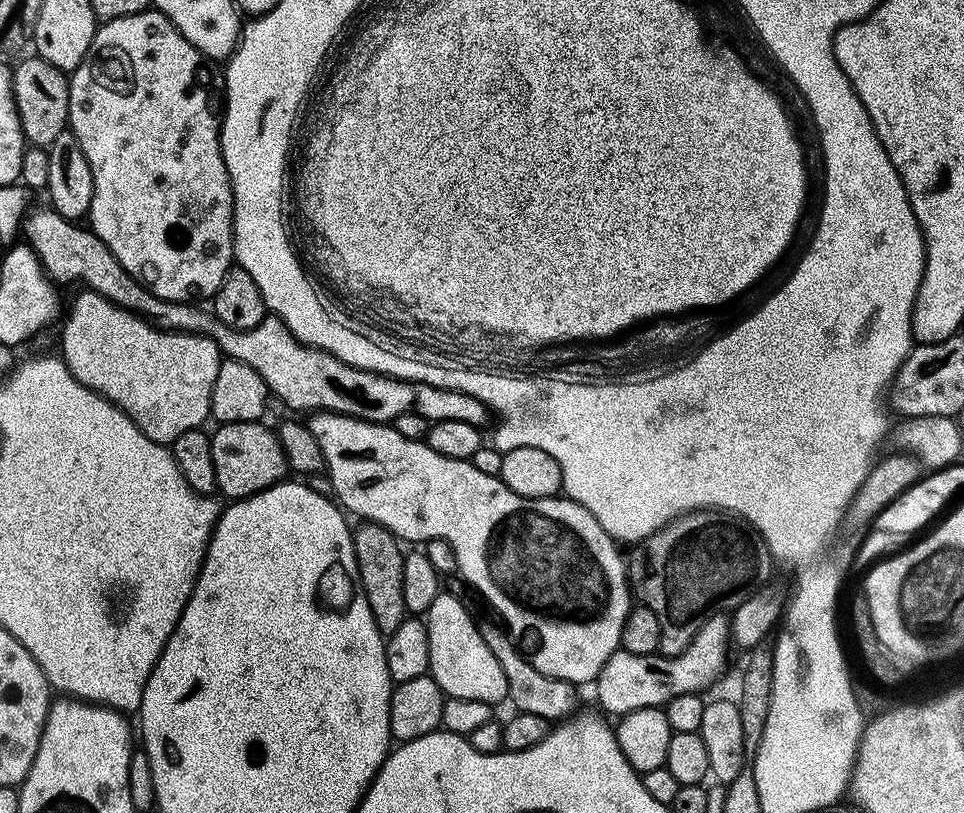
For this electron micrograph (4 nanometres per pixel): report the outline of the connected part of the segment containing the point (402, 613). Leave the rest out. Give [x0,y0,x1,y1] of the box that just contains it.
[353,523,406,636]

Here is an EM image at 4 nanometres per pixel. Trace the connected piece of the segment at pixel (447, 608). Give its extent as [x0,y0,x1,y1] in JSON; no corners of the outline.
[426,590,508,706]

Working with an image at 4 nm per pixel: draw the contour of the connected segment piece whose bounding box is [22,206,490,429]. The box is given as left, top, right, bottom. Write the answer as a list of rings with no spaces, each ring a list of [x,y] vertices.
[[[43,206],[37,210],[29,211],[22,229],[23,239],[29,248],[36,252],[40,259],[40,265],[44,272],[57,285],[63,286],[71,280],[77,280],[80,286],[85,289],[97,292],[106,297],[110,302],[114,302],[127,312],[135,312],[137,316],[143,316],[145,320],[161,327],[166,332],[194,332],[202,336],[209,336],[213,342],[220,347],[221,353],[227,359],[246,362],[246,366],[258,370],[262,374],[262,382],[266,382],[269,393],[276,396],[288,408],[293,408],[296,414],[311,414],[313,412],[337,412],[350,418],[365,420],[371,424],[387,424],[400,422],[403,416],[421,416],[424,422],[435,422],[438,420],[449,420],[450,422],[470,422],[470,426],[478,429],[485,427],[488,416],[490,420],[490,410],[478,398],[470,394],[462,394],[458,390],[446,390],[442,386],[430,386],[426,382],[410,382],[409,380],[399,380],[393,376],[383,376],[370,370],[358,370],[358,366],[350,366],[338,358],[334,358],[329,352],[324,352],[321,348],[312,348],[308,344],[301,342],[298,337],[291,332],[276,316],[268,314],[260,324],[253,329],[232,329],[223,322],[217,320],[211,311],[196,302],[179,304],[158,298],[154,293],[149,292],[144,285],[138,283],[128,271],[120,265],[118,258],[101,240],[96,237],[95,232],[79,223],[62,218],[50,206]]]

